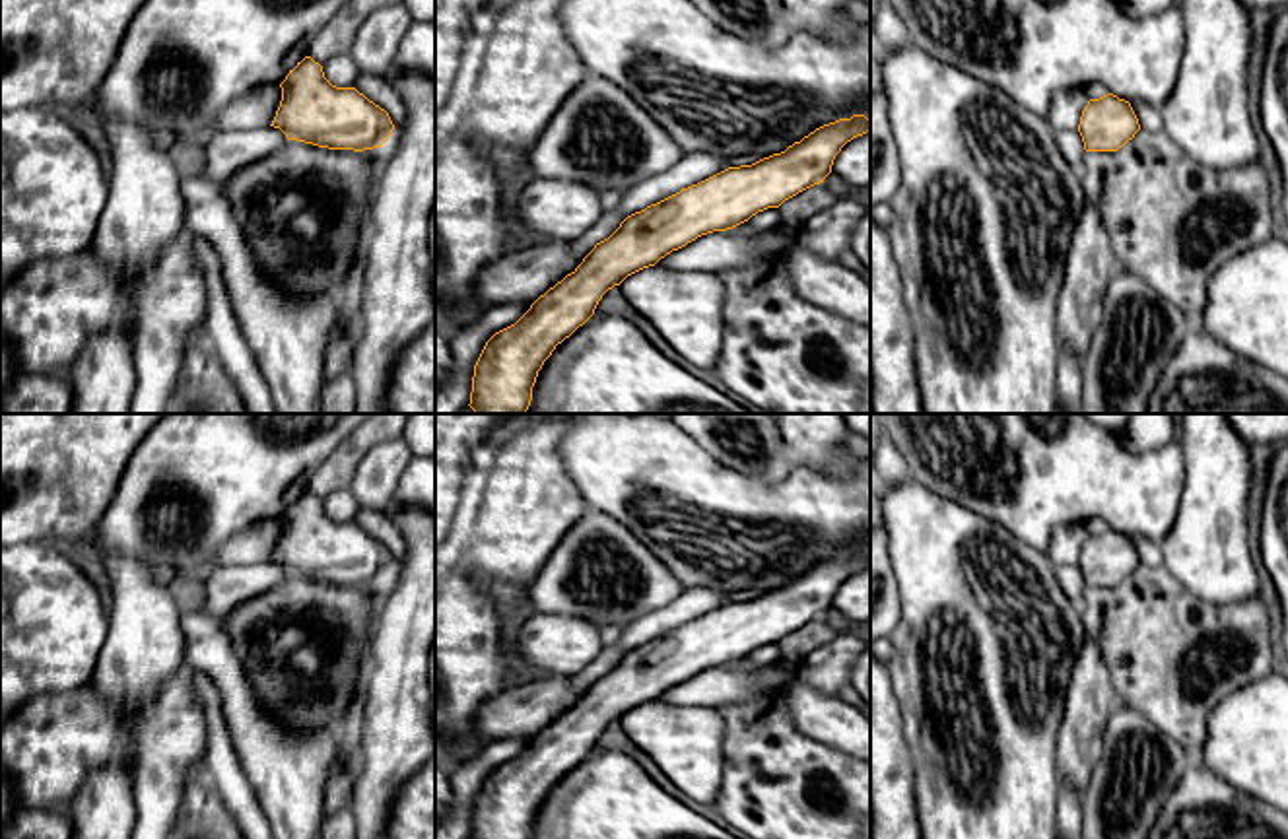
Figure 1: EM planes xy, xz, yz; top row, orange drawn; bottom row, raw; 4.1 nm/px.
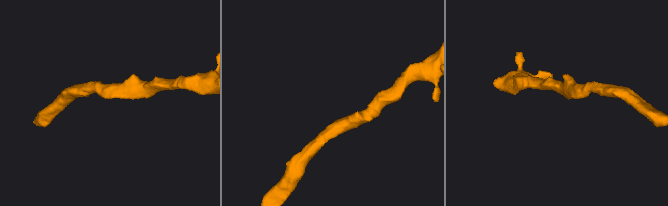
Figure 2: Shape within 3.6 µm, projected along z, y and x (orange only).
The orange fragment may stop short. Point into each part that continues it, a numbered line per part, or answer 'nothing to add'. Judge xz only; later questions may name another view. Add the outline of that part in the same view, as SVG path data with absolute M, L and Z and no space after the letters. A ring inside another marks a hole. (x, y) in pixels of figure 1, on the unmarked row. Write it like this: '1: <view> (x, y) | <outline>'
nothing to add

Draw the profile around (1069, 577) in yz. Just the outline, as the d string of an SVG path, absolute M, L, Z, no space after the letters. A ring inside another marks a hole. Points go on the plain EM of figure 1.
M1055 565L1055 577L1063 592L1076 604L1082 604L1086 590L1084 577L1078 565Z

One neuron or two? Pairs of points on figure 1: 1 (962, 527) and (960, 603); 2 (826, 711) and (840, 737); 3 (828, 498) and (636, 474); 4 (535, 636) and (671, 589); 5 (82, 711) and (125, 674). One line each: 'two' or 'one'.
1: one
2: one
3: one
4: two
5: two

